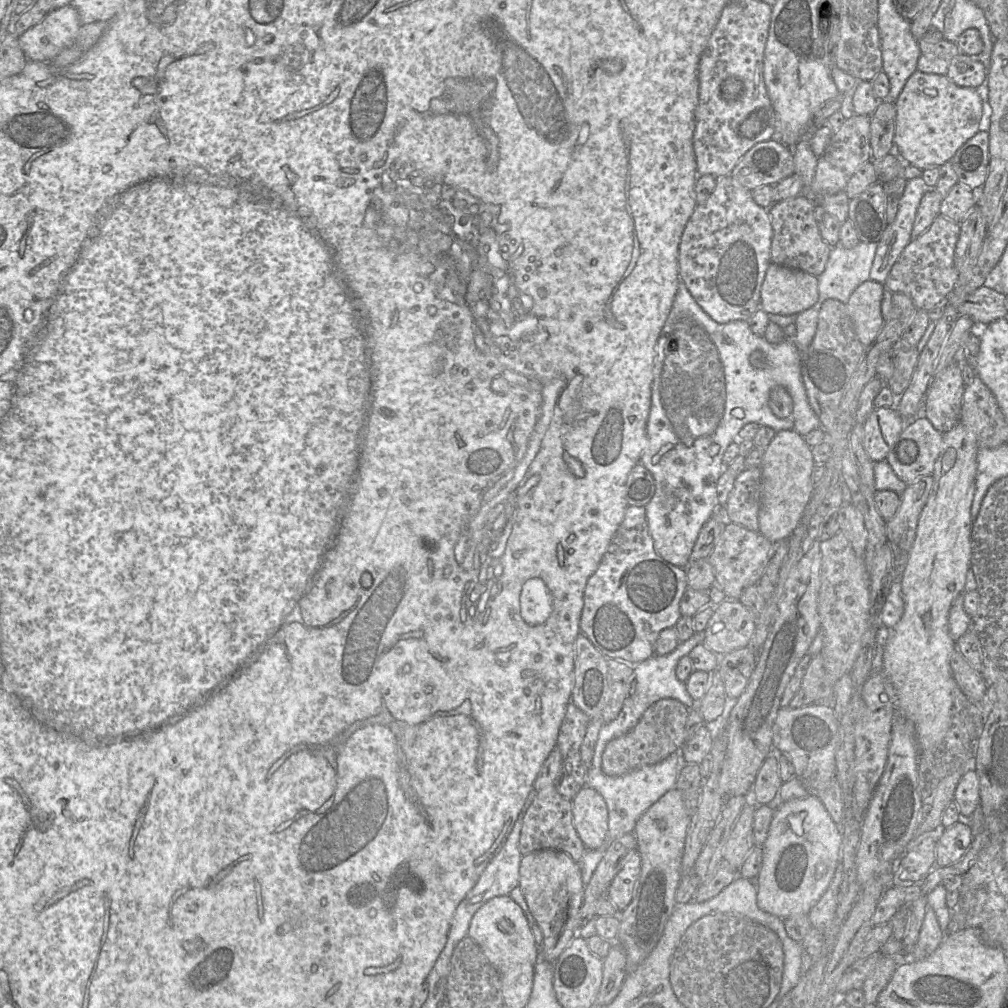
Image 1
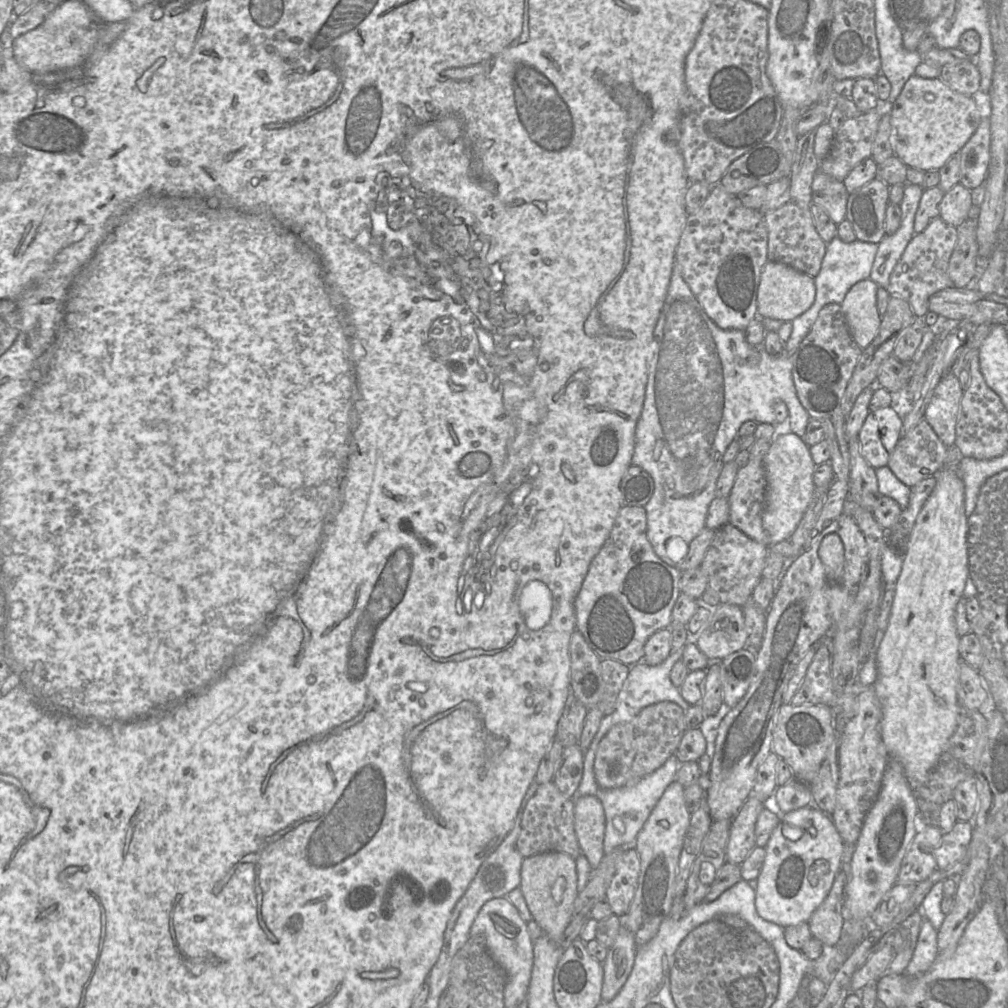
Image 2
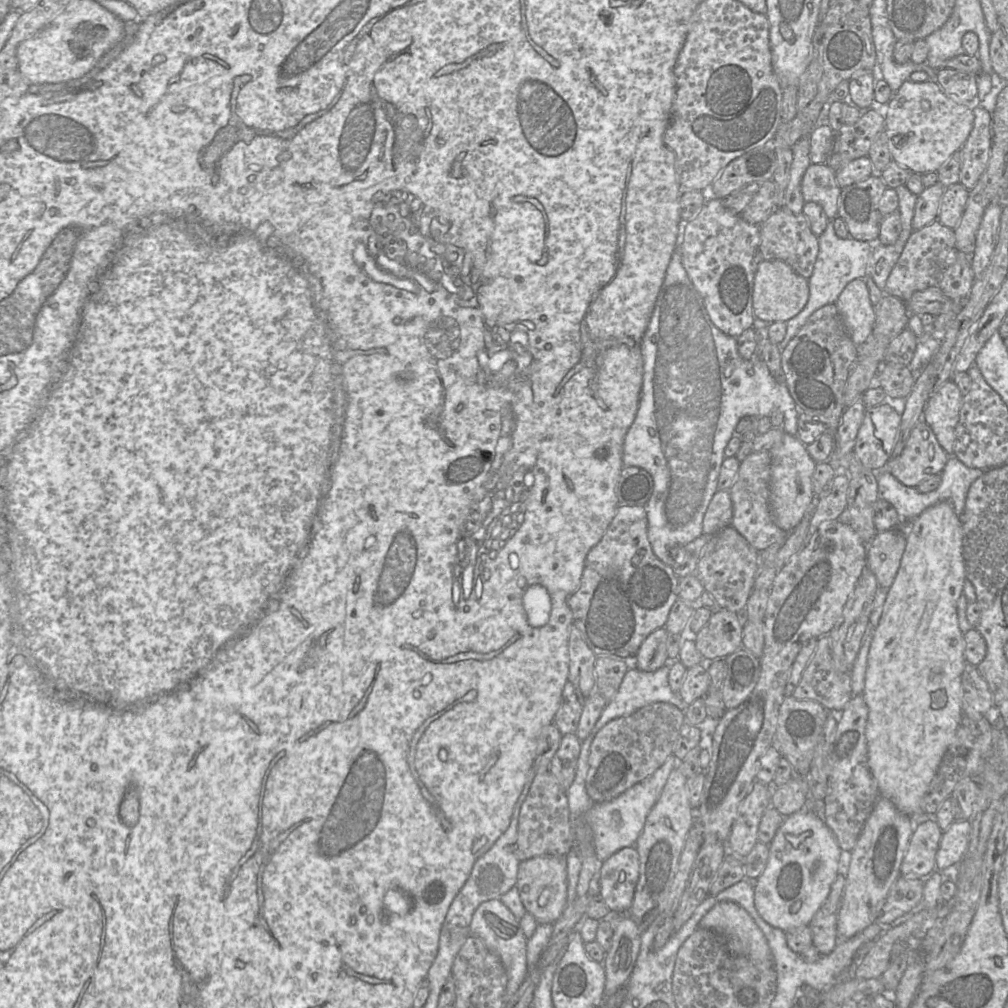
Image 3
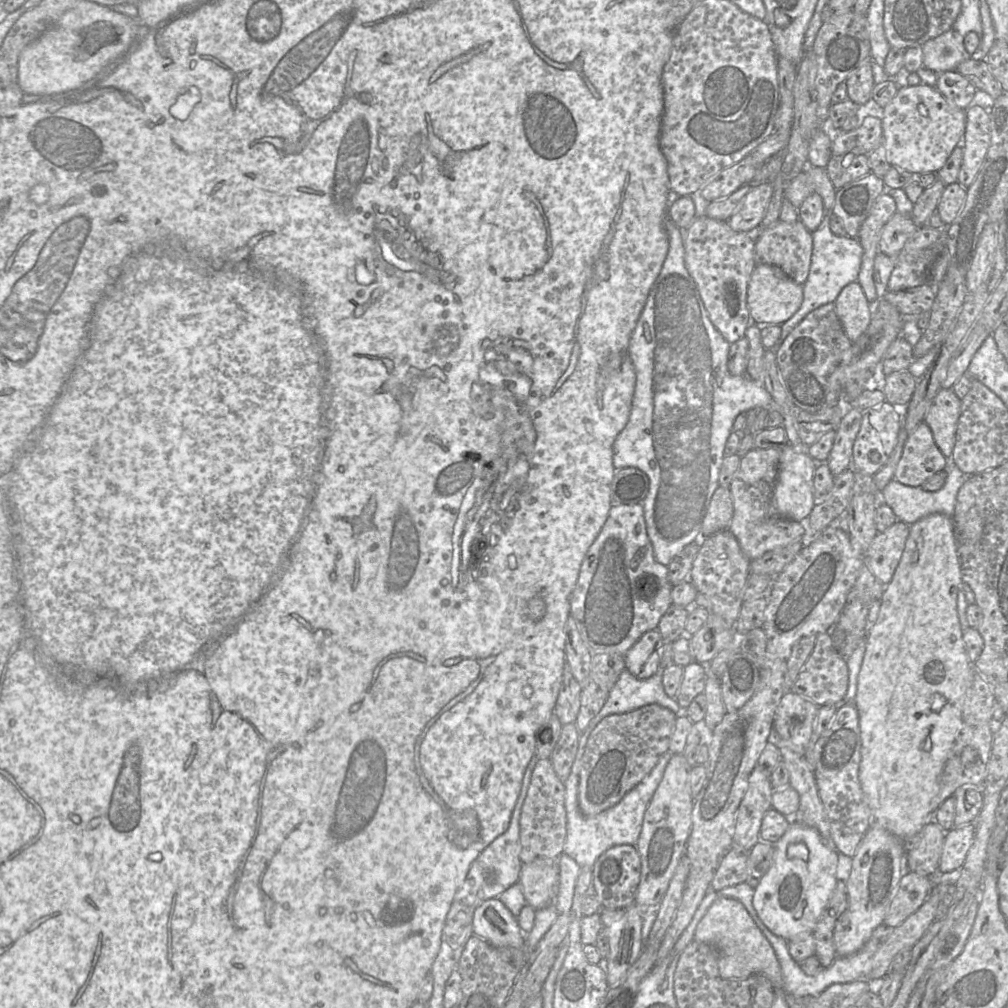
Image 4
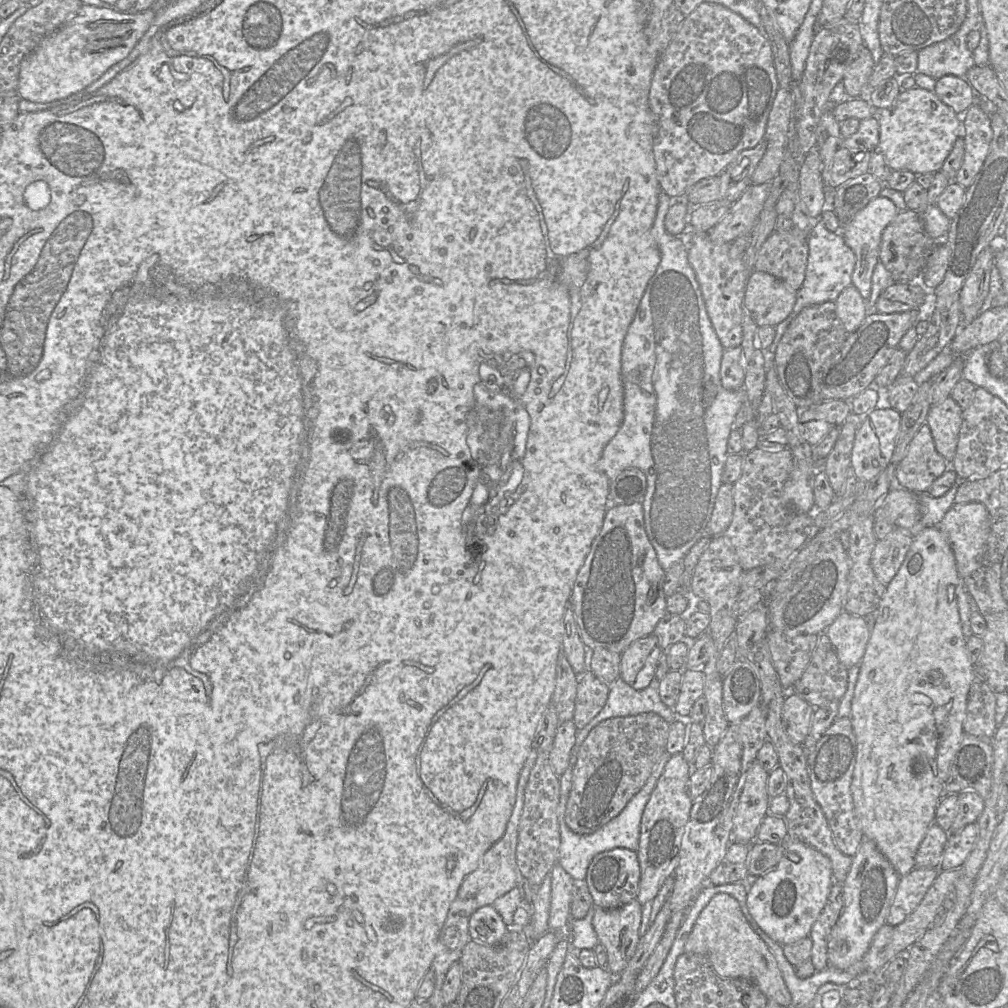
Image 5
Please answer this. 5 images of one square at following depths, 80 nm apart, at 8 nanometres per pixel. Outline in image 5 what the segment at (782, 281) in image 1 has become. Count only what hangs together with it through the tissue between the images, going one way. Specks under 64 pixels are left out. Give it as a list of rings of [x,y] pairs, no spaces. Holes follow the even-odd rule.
[[[751,272],[743,304],[758,327],[778,325],[790,315],[795,301],[796,292],[778,278],[766,272]]]

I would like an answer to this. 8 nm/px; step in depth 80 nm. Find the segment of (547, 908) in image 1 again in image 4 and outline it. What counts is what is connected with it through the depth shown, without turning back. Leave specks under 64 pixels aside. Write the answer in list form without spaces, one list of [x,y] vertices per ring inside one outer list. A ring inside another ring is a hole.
[[[537,858],[522,864],[519,883],[527,905],[533,909],[554,905],[559,884],[557,859]]]

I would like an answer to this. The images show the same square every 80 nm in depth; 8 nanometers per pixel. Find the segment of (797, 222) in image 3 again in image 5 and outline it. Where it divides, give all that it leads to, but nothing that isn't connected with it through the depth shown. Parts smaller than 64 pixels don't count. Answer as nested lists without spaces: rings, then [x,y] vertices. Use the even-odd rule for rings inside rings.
[[[773,231],[758,252],[754,270],[773,275],[797,292],[805,280],[808,255],[808,238],[801,231]]]

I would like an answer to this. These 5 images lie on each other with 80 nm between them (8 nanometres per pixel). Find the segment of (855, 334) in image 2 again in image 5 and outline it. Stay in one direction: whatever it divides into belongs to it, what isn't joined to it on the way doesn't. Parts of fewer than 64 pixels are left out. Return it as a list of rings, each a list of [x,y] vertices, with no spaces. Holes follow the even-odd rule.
[[[853,285],[845,288],[835,303],[837,315],[847,333],[856,331],[868,315],[866,300]]]

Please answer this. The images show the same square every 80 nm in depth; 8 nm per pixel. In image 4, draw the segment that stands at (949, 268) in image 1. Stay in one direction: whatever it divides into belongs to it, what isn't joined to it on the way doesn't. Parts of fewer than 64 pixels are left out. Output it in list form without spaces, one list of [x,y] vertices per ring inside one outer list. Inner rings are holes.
[[[928,225],[918,227],[895,258],[895,267],[888,281],[888,291],[901,291],[930,283],[930,269],[938,256],[946,252],[946,228]]]

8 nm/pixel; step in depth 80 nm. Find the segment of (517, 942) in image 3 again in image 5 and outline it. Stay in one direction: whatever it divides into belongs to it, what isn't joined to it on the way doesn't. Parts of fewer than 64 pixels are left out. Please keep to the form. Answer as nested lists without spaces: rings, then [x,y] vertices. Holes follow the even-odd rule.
[[[492,905],[479,908],[469,919],[470,940],[483,945],[499,943],[507,932],[507,925]]]

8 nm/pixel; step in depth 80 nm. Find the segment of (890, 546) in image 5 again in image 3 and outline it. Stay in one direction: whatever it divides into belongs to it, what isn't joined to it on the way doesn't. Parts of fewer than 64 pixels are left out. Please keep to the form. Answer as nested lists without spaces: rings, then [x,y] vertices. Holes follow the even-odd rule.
[[[901,526],[877,532],[867,547],[867,565],[878,585],[888,589],[893,584],[906,548],[906,528]]]

